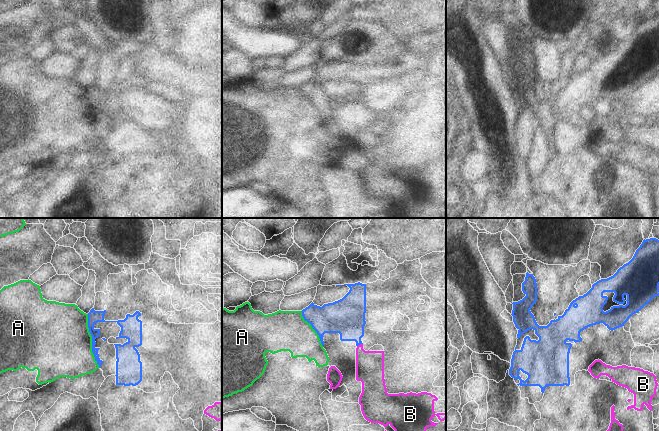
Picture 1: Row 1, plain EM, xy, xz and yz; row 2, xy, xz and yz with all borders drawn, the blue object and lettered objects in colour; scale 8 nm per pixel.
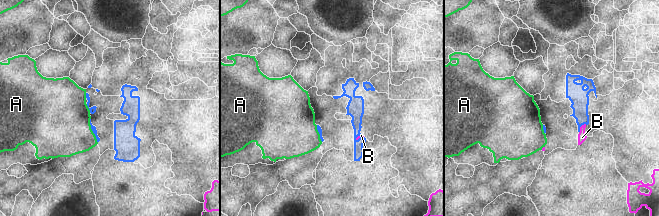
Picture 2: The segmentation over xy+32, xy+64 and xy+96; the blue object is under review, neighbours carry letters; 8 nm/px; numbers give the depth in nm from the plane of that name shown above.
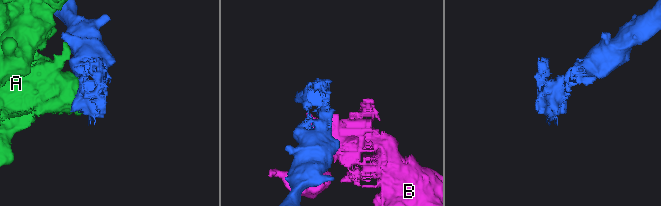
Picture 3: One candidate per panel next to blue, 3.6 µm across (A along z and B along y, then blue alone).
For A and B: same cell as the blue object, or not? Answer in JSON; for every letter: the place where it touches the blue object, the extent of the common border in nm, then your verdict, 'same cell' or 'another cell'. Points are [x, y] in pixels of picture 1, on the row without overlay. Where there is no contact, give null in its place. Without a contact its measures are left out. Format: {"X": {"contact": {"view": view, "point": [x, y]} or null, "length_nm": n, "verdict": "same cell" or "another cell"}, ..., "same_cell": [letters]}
{"A": {"contact": {"view": "xy", "point": [92, 117]}, "length_nm": 440, "verdict": "another cell"}, "B": {"contact": {"view": "xz", "point": [359, 120]}, "length_nm": 50, "verdict": "another cell"}, "same_cell": []}

